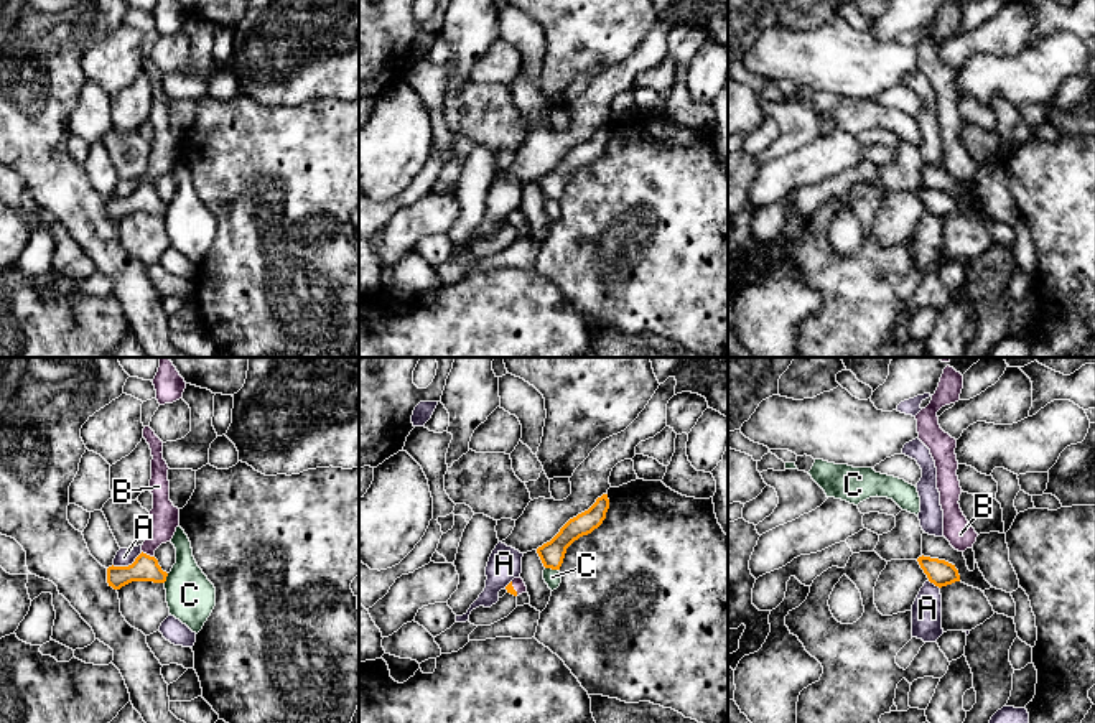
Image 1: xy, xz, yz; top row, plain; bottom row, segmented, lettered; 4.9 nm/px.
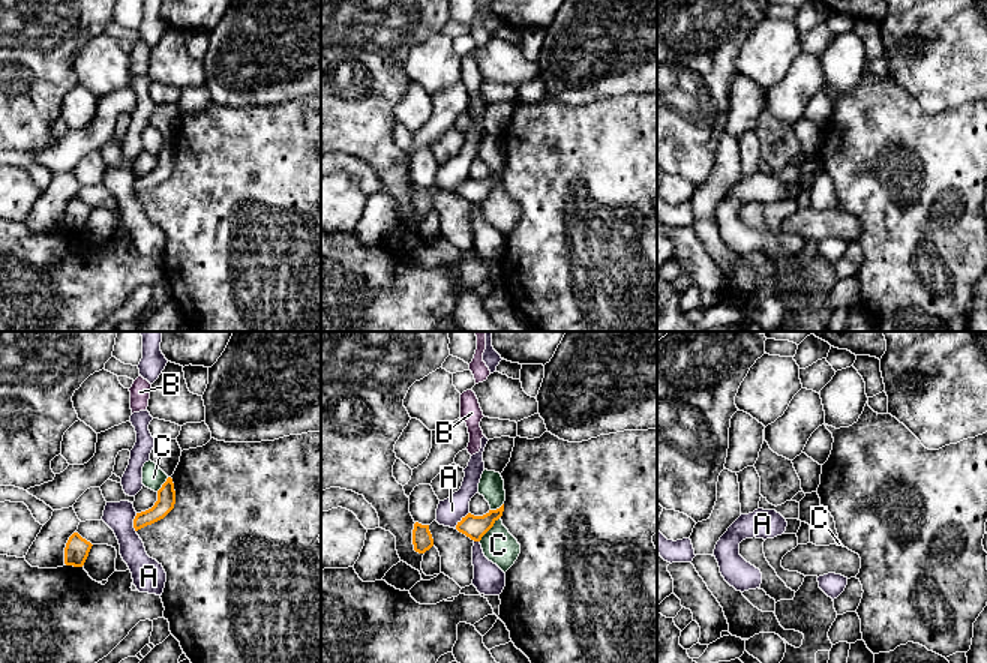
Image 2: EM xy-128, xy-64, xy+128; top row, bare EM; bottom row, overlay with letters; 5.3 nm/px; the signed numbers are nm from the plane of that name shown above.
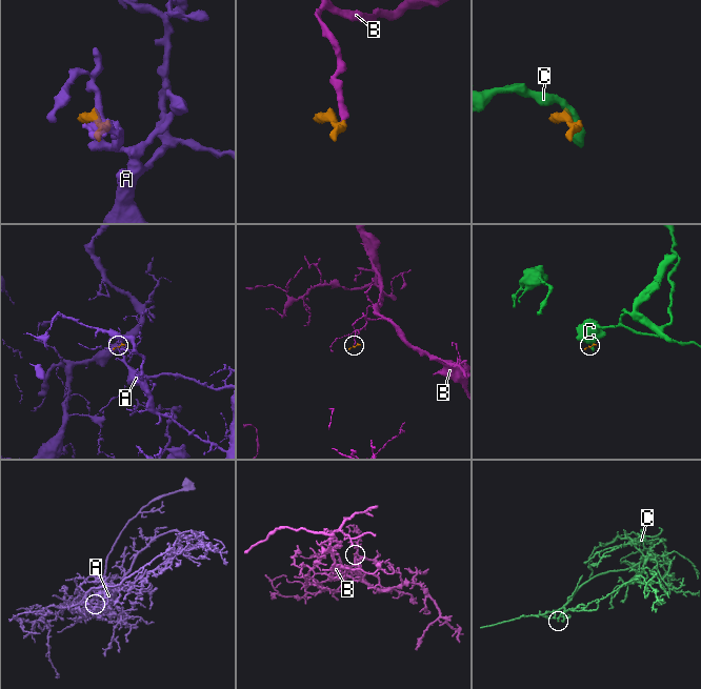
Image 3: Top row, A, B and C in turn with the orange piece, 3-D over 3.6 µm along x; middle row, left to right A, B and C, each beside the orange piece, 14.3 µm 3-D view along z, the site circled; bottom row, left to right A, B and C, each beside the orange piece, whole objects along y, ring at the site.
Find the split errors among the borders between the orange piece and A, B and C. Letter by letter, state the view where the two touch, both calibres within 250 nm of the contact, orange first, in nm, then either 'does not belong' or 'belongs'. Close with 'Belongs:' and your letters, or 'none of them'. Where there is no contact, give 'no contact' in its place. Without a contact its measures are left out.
A: contact in xy; calibres 130 and 90 nm; does not belong
B: contact in xy; calibres 130 and 140 nm; belongs
C: contact in xz; calibres 120 and 80 nm; does not belong
Belongs: B

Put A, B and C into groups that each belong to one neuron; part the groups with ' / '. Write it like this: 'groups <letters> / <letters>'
groups A / B / C

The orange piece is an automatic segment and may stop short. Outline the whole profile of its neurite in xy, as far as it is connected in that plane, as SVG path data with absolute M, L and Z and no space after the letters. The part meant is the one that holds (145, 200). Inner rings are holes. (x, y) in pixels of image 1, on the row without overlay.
M150 58L143 59L143 69L151 81L151 110L148 122L153 125L153 140L150 142L148 168L142 176L142 184L128 198L109 198L107 214L114 221L132 212L165 214L168 204L161 201L155 189L155 181L171 173L179 156L179 140L170 132L168 96L163 91L163 72Z

